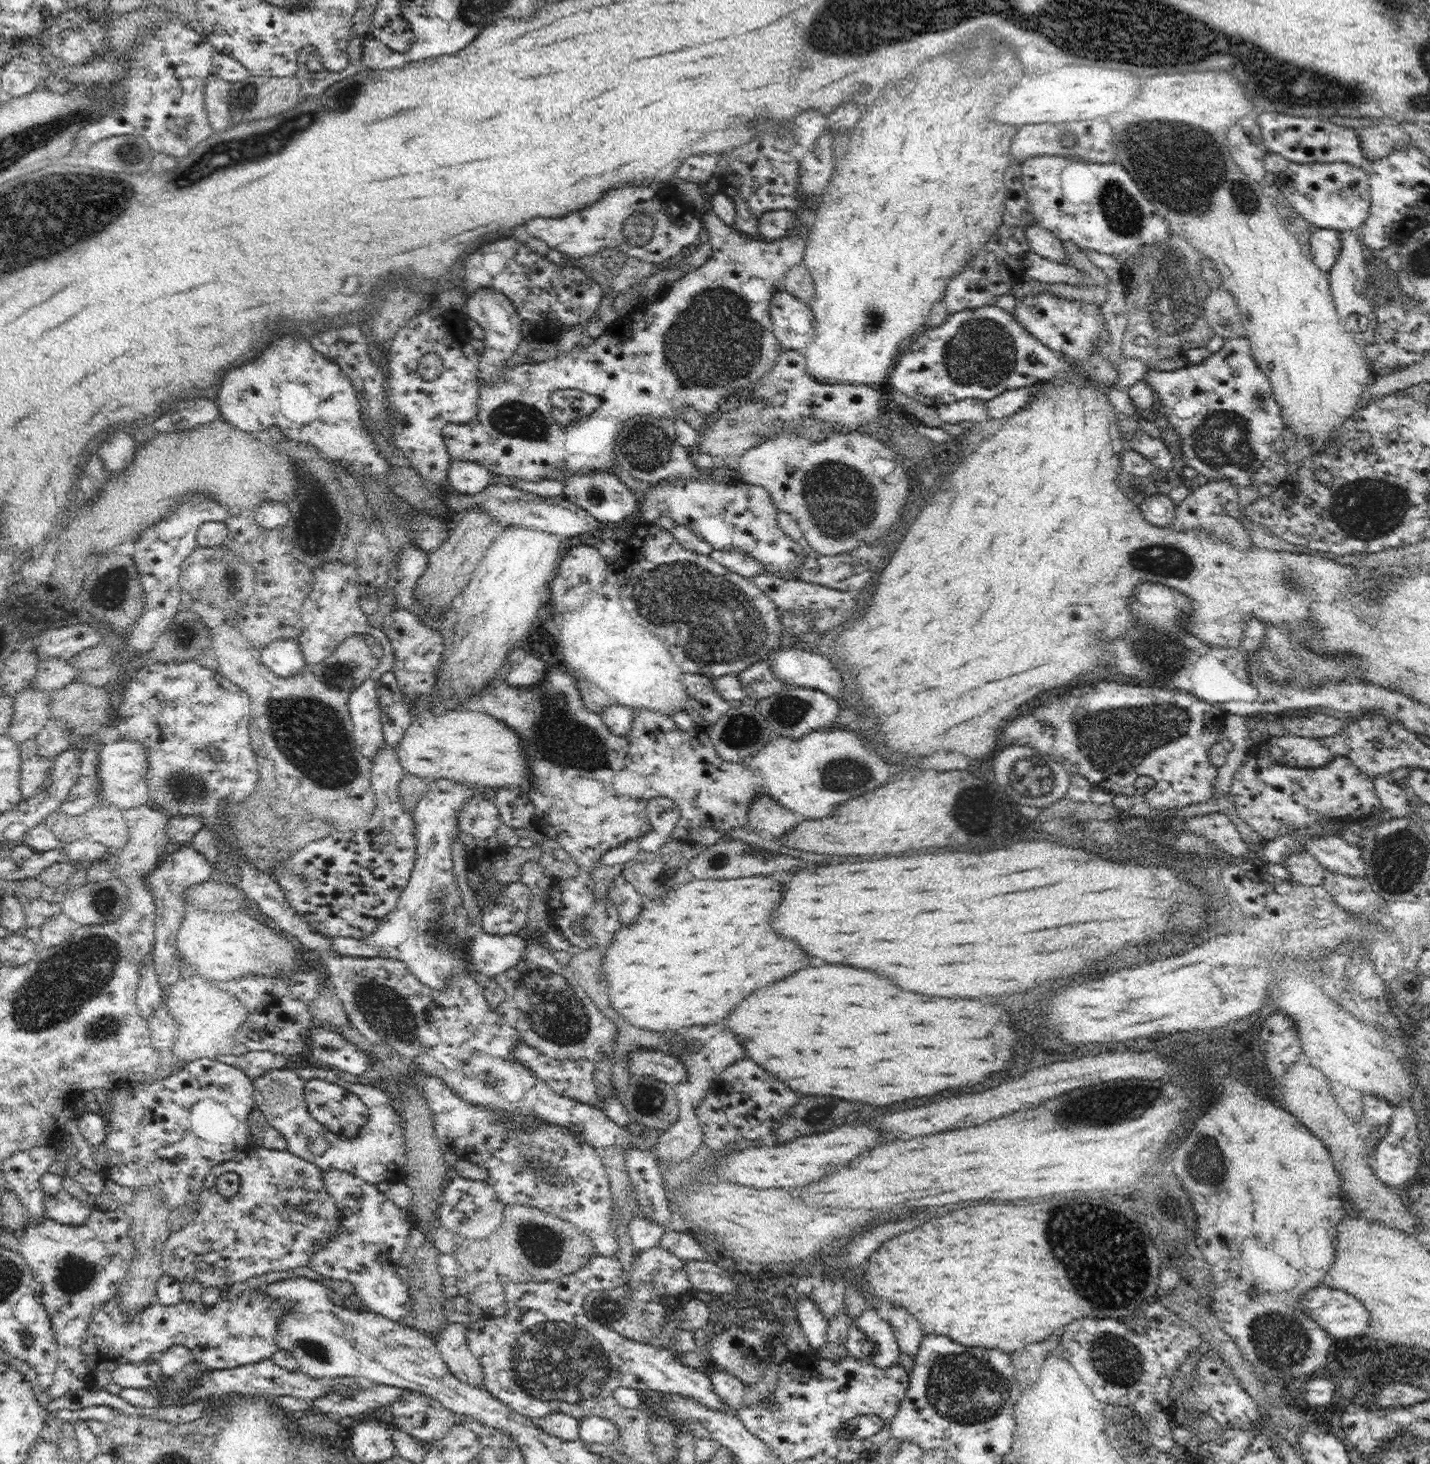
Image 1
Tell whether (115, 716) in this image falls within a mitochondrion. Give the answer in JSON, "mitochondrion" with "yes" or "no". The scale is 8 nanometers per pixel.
{"mitochondrion":"no"}

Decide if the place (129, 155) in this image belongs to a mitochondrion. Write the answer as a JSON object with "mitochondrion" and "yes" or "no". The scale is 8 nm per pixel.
{"mitochondrion":"yes"}

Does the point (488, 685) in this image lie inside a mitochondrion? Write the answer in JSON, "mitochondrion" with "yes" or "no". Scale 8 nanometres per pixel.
{"mitochondrion":"no"}

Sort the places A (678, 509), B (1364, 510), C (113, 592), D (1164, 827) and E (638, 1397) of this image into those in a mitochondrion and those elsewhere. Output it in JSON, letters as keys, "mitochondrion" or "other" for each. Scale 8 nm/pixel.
{"A":"other","B":"mitochondrion","C":"mitochondrion","D":"other","E":"other"}

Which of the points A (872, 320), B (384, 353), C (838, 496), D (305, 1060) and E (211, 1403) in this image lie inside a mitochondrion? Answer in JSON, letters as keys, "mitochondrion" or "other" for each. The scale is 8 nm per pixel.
{"A":"mitochondrion","B":"other","C":"mitochondrion","D":"other","E":"other"}

